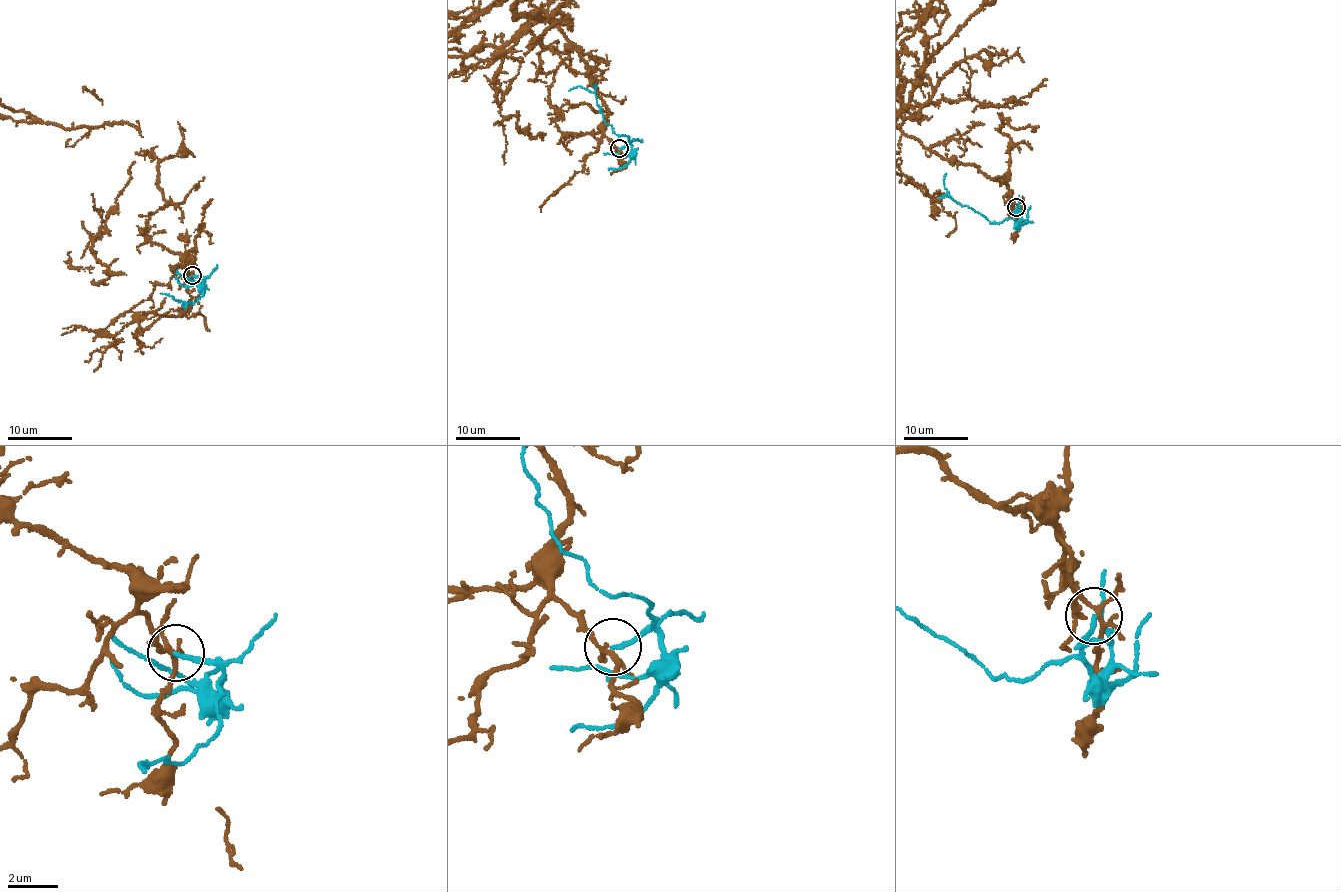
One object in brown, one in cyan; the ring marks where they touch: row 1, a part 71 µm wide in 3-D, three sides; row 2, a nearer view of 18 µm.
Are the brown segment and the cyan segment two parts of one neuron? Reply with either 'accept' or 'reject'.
reject

